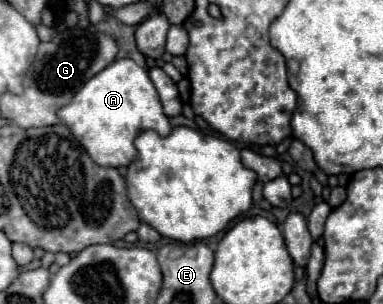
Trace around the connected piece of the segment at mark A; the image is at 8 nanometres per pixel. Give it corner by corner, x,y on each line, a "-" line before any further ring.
131,58
111,62
99,74
83,84
73,100
57,110
61,122
71,130
75,140
89,152
99,166
127,166
135,160
135,136
143,130
155,130
159,136
171,132
169,118
163,114
159,96
147,70
137,66

